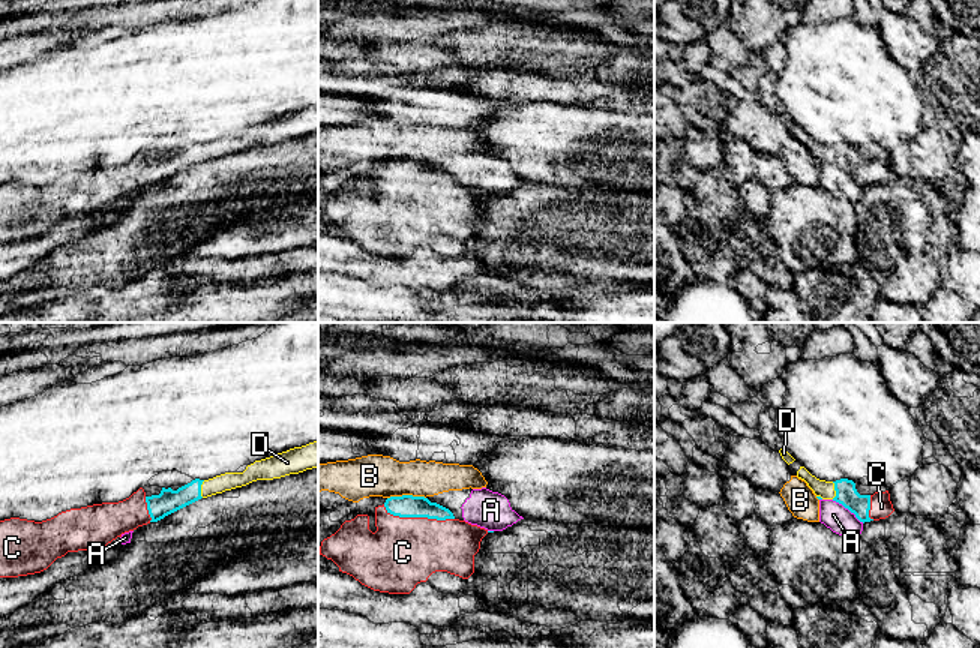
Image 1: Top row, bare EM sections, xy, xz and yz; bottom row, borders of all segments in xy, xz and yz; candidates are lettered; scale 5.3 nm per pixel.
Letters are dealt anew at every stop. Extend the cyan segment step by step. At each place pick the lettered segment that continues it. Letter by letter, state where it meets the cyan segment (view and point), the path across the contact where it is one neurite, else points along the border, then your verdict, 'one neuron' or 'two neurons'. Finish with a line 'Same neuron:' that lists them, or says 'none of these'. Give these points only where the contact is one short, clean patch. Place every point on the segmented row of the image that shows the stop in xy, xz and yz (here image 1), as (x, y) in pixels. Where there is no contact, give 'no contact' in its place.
A: yz (848, 509) | along yz (832, 500), (847, 507), (863, 522) | two neurons
B: xz (405, 495) | two neurons
C: xz (417, 516) | one neuron
D: xy (200, 489) | one neuron
Same neuron: C, D

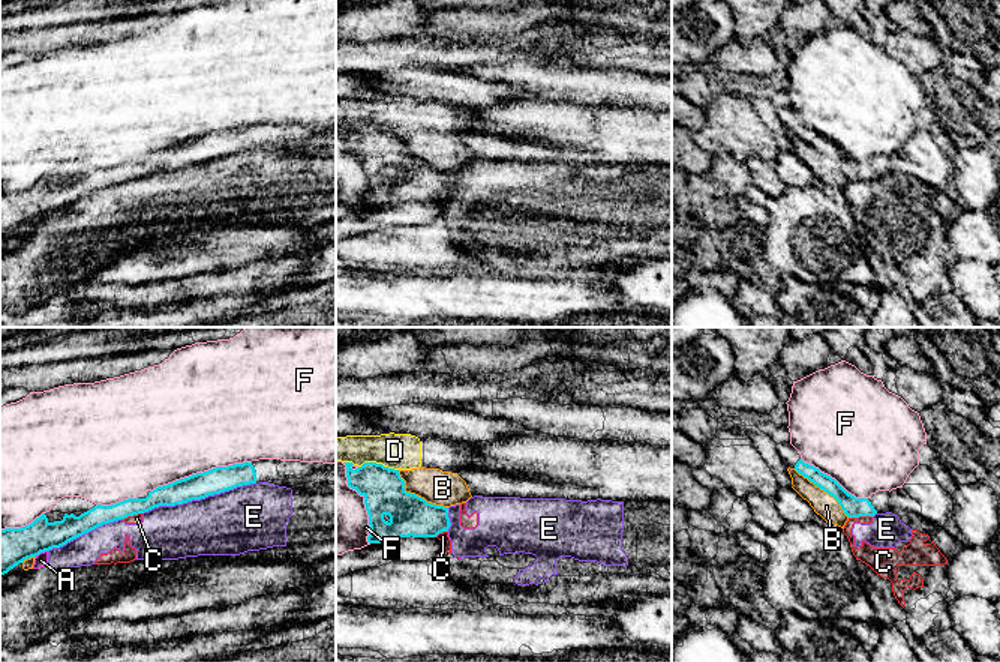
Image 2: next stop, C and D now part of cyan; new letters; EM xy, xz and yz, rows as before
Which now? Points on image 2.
A: xy (41, 551) | two neurons
B: xz (417, 496) | two neurons
C: yz (859, 515) | along yz (871, 515), (849, 518) | two neurons
D: xz (378, 464) | two neurons
E: xy (198, 499) | two neurons
F: xy (200, 473) | two neurons
Same neuron: none of these

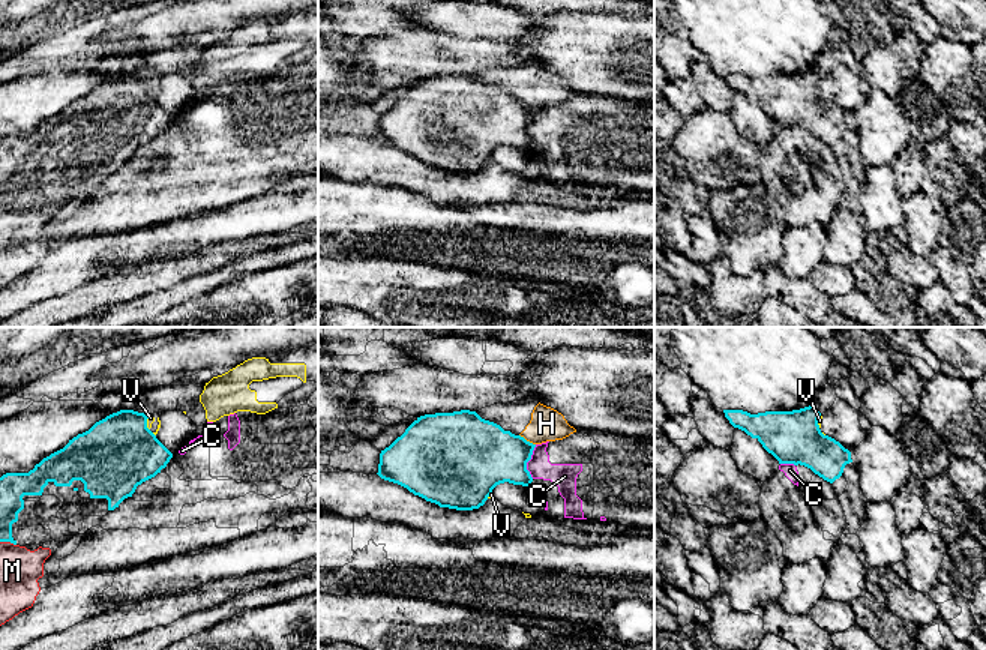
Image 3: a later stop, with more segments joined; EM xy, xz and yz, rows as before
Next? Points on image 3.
C: xz (529, 460) | two neurons
H: xz (526, 440) | two neurons
M: xy (8, 541) | one neuron
V: xy (146, 422) | along xy (150, 415), (147, 419), (149, 430) | two neurons
Same neuron: M

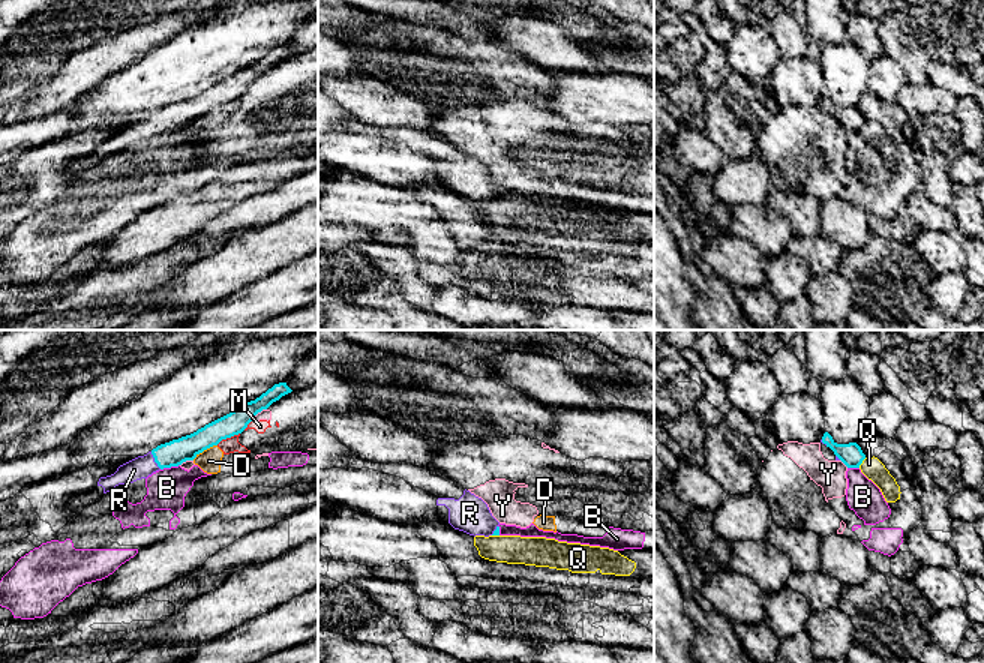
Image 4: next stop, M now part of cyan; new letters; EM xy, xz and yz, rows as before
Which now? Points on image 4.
B: xy (170, 467) | along xy (179, 464), (161, 470) | two neurons
D: xy (204, 449) | along xy (216, 444), (204, 449), (192, 459) | two neurons
M: xy (227, 437) | along xy (239, 432), (222, 438), (216, 444) | two neurons
Q: yz (861, 462) | along yz (866, 458), (858, 467) | two neurons
R: xy (155, 461) | across xy (176, 452), (155, 461), (141, 467) | one neuron
Y: xy (258, 411) | two neurons
Same neuron: R

